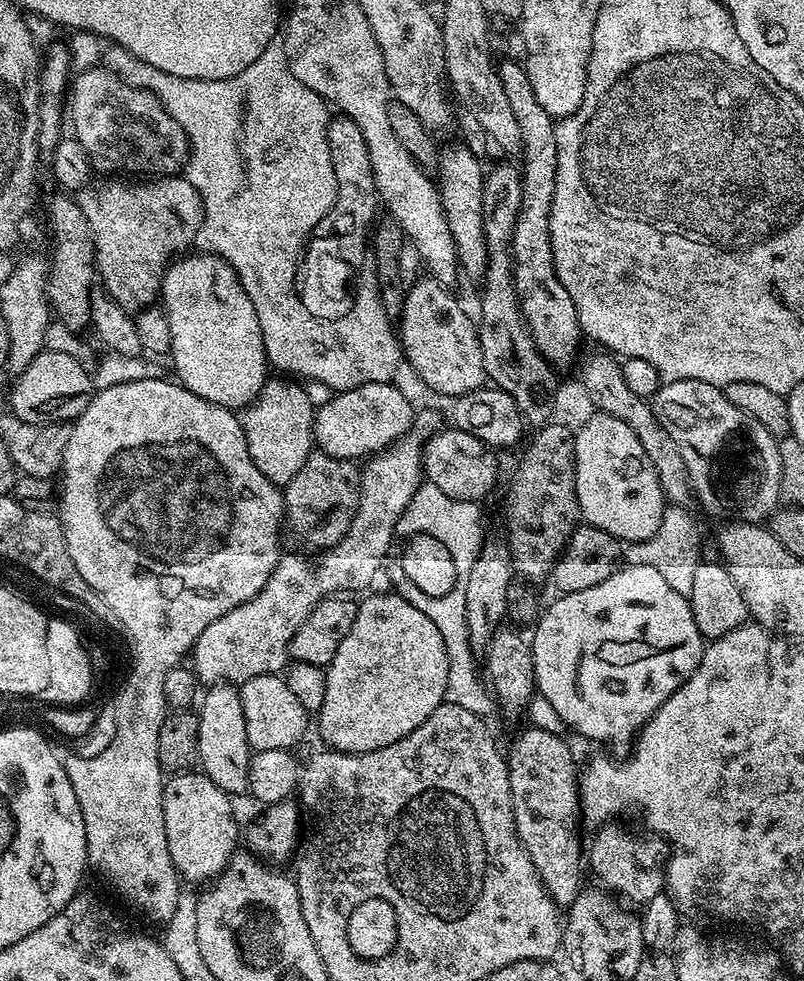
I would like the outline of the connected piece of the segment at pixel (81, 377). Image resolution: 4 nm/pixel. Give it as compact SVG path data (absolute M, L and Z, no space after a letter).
M45 350L39 352L34 358L34 362L30 362L30 366L26 366L26 370L22 370L22 374L15 377L12 388L12 412L15 418L21 424L62 424L71 422L77 416L82 414L82 410L86 410L86 406L92 401L94 395L94 380L88 372L71 356L68 352L51 352Z

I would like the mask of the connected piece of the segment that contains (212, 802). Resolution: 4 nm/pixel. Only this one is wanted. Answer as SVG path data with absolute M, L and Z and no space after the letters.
M199 770L177 772L165 779L162 810L166 818L166 846L170 846L170 858L185 881L215 880L216 875L227 866L228 860L237 851L236 816L232 813L232 800L233 797L229 793L214 786L214 782L210 782L210 778Z

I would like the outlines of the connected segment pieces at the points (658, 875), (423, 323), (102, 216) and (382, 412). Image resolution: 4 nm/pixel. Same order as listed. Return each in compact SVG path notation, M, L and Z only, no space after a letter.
M604 826L597 831L601 832L597 834L592 849L586 852L587 867L588 864L592 867L597 880L595 883L601 889L615 894L621 901L629 900L632 904L645 906L655 895L665 891L666 861L670 855L670 845L664 838L635 840L626 829L612 827L616 826Z
M423 278L413 288L407 289L404 298L404 309L398 317L398 339L403 349L403 359L412 363L414 371L420 375L420 380L428 388L441 392L447 398L465 396L474 390L485 387L486 377L482 362L482 346L477 325L464 313L464 308L451 296L449 289L431 278Z
M174 175L174 176L162 176L159 178L144 178L139 182L132 182L136 184L127 184L127 179L124 178L104 178L101 184L97 182L89 183L87 188L80 189L79 192L75 193L76 202L82 214L86 216L86 222L90 222L90 234L92 235L92 241L94 242L94 250L96 251L96 267L95 271L98 273L98 280L104 283L103 291L106 293L109 300L113 300L122 306L122 310L129 314L135 314L141 312L143 308L155 305L158 297L161 295L164 287L164 275L168 269L168 265L173 260L177 259L182 253L185 253L195 243L197 236L197 230L202 226L202 220L205 217L205 206L202 202L198 190L188 181L187 177Z
M374 382L341 391L321 408L319 405L312 418L312 439L315 447L328 456L356 462L359 461L359 456L371 457L399 440L412 428L414 407L404 397L403 390L395 386L392 382Z

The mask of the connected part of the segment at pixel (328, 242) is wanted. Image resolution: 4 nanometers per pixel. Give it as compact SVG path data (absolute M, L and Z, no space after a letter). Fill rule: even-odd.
M333 115L328 121L326 138L330 146L330 166L334 166L336 200L332 204L332 209L320 219L318 226L314 226L310 245L312 244L313 253L317 257L326 252L326 258L334 262L342 262L346 266L346 272L352 274L352 264L362 264L365 259L360 247L363 244L365 247L366 240L360 235L364 231L365 233L369 231L376 208L378 212L376 183L370 154L366 150L366 138L362 138L362 130L358 130L358 126L349 116ZM368 223L370 223L369 228Z

